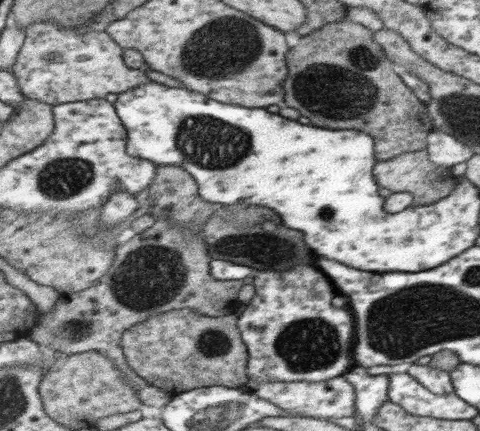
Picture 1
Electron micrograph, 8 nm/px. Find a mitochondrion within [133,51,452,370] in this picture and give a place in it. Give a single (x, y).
(206, 141)

